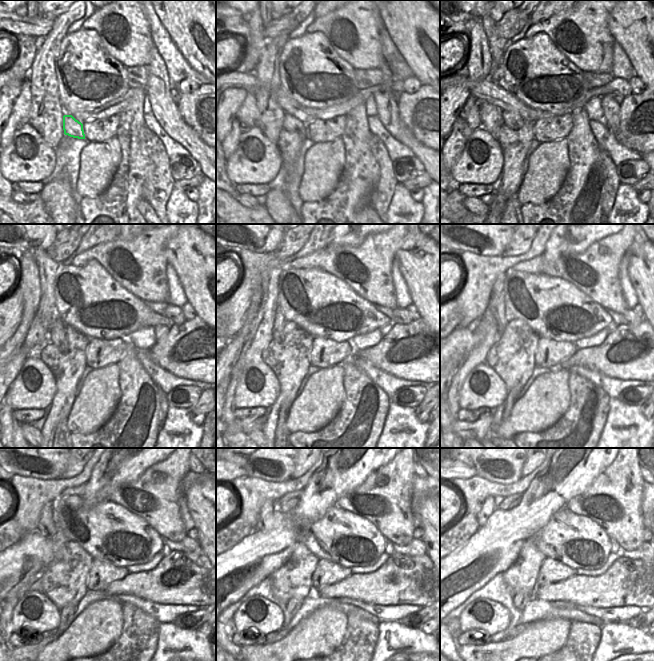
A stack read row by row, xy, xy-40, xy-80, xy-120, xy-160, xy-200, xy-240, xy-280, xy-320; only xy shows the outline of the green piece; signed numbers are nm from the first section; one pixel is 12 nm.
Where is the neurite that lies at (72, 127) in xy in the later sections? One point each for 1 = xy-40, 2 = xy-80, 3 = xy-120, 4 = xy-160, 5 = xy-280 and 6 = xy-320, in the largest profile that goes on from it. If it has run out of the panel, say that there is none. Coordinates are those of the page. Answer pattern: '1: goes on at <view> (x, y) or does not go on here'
1: goes on at xy-40 (291, 123)
2: goes on at xy-80 (512, 119)
3: goes on at xy-120 (57, 336)
4: goes on at xy-160 (278, 331)
5: goes on at xy-280 (265, 521)
6: goes on at xy-320 (488, 507)

